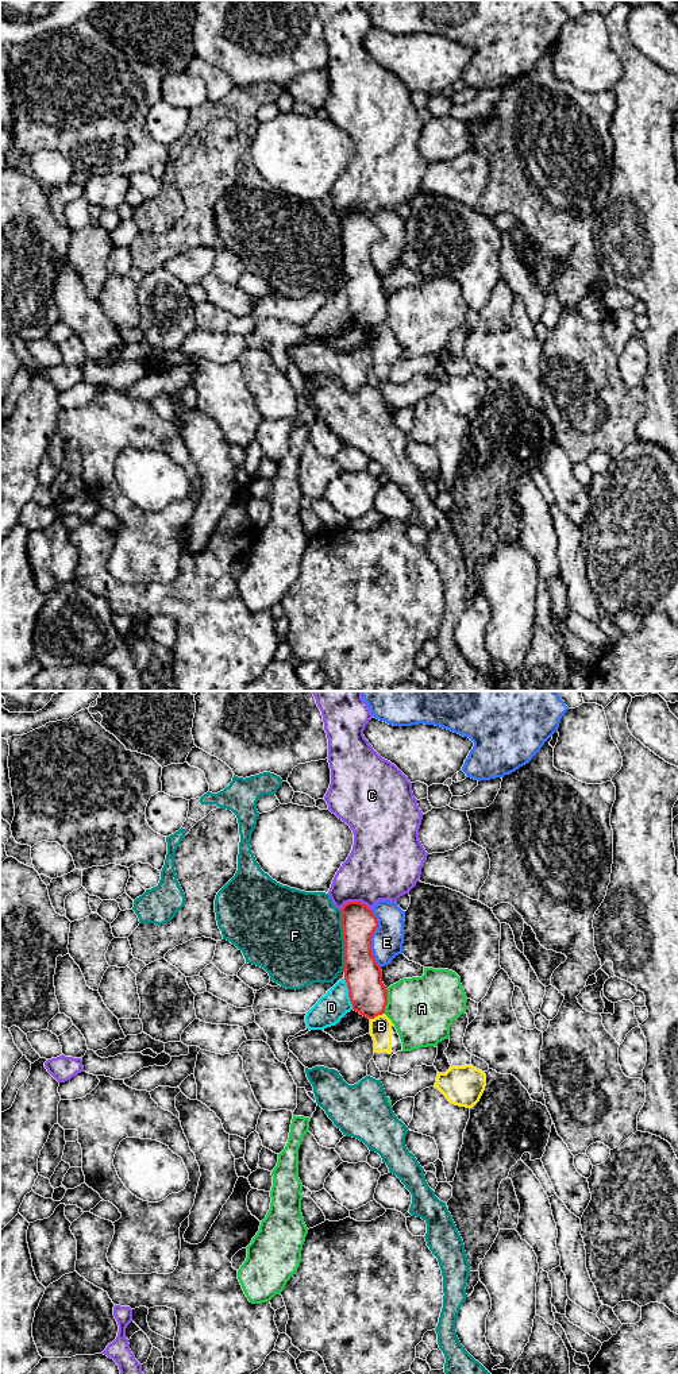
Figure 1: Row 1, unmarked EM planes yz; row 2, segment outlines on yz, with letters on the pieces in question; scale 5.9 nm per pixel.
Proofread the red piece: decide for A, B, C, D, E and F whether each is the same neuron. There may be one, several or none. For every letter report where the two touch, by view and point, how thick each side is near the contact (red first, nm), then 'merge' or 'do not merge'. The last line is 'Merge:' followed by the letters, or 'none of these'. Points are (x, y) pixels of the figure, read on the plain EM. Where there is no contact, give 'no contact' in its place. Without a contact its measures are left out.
A: contact yz (386, 311); calibres 220 and 380 nm; do not merge
B: contact yz (377, 324); calibres 220 and 130 nm; do not merge
C: contact yz (355, 211); calibres 200 and 380 nm; do not merge
D: contact yz (349, 303); calibres 220 and 170 nm; do not merge
E: contact yz (370, 247); calibres 220 and 190 nm; do not merge
F: contact yz (345, 250); calibres 220 and 480 nm; do not merge
Merge: none of these

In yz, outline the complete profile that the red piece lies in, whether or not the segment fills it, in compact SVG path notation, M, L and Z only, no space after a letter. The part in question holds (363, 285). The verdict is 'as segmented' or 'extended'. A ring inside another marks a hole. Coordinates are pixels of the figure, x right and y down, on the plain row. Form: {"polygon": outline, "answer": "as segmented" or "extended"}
{"polygon": "M348 211L342 216L344 248L344 289L353 319L374 328L385 323L388 298L382 292L382 279L371 259L371 246L378 236L373 220L361 211Z", "answer": "as segmented"}

